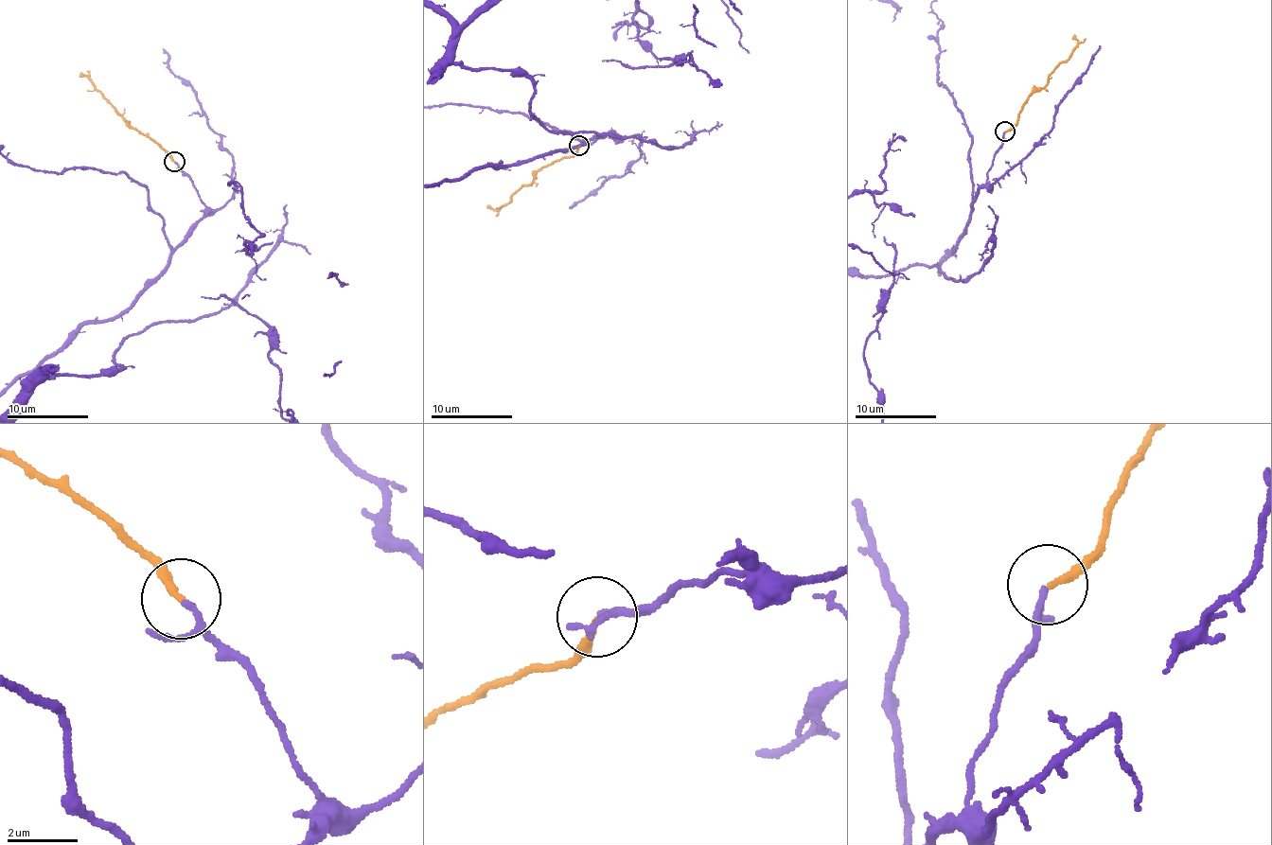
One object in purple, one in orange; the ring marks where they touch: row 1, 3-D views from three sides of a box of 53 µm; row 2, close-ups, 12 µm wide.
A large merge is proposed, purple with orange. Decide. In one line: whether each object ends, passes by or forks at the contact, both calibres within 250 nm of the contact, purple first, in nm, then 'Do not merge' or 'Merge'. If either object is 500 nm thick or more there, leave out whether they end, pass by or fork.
At the ring purple passes by. At the ring orange ends. Thickness 110 nm (purple) against 190 nm. Merge

